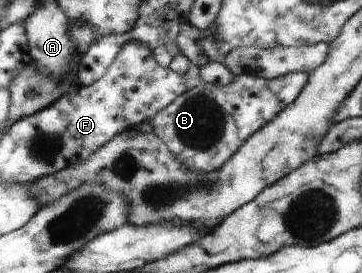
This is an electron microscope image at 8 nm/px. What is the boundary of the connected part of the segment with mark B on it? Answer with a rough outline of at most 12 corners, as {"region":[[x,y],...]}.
{"region":[[307,73],[180,94],[151,127],[190,172],[223,167]]}

